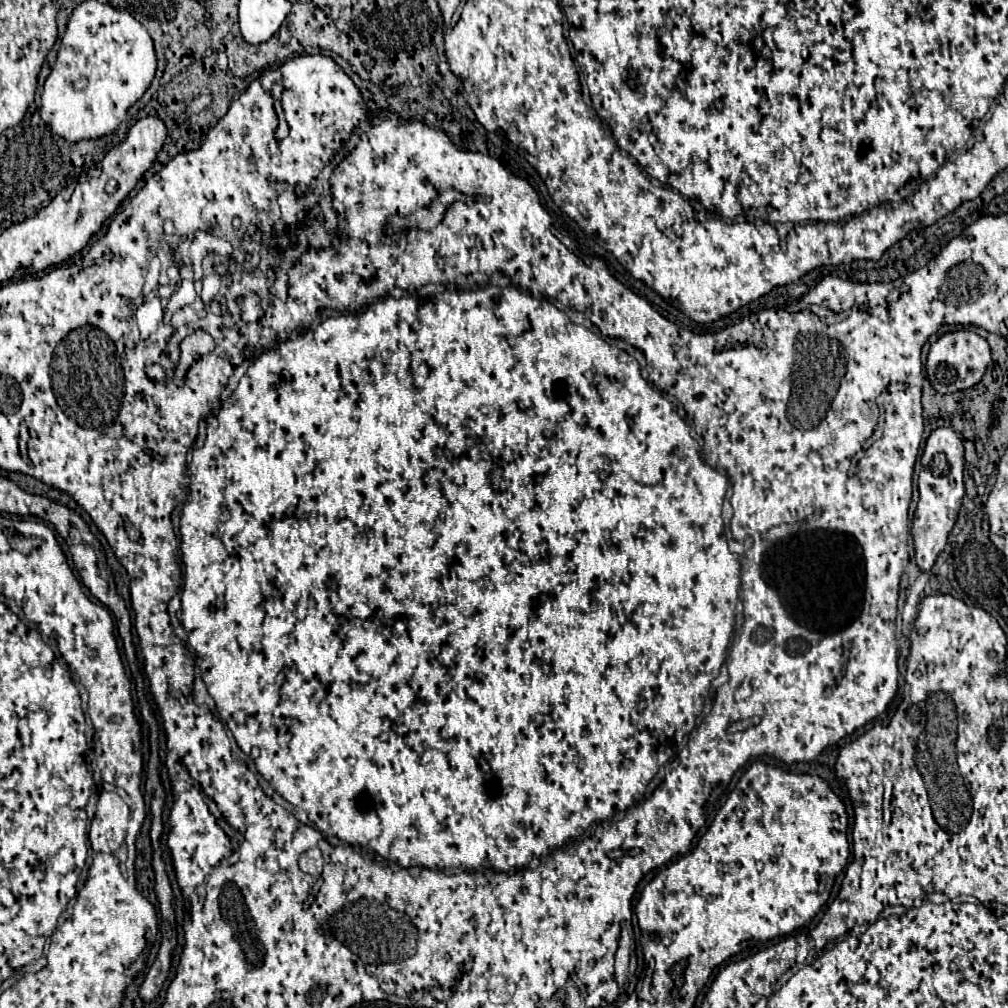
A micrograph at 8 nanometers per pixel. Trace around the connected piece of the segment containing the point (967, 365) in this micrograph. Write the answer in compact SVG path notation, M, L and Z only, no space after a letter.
M955 330L943 334L935 344L931 344L925 366L931 386L941 394L951 394L975 386L983 378L989 362L991 362L991 350L983 336L971 330Z

